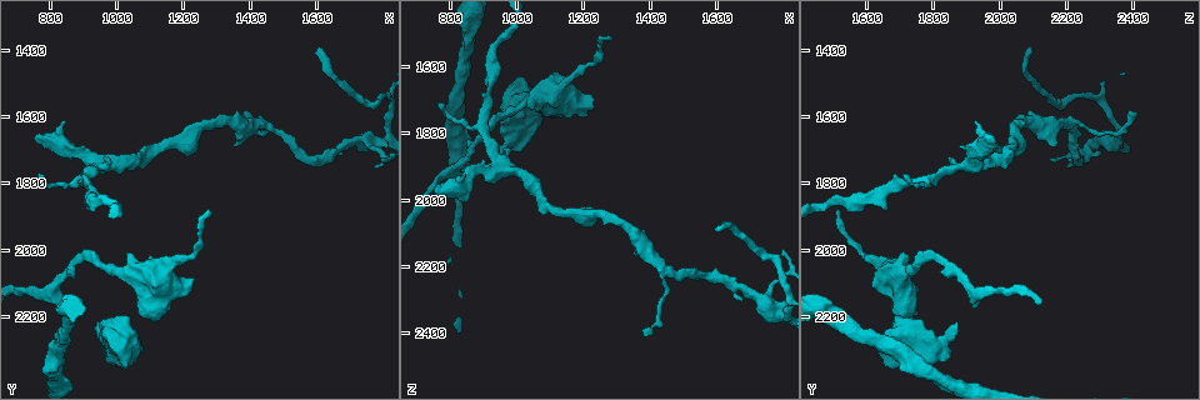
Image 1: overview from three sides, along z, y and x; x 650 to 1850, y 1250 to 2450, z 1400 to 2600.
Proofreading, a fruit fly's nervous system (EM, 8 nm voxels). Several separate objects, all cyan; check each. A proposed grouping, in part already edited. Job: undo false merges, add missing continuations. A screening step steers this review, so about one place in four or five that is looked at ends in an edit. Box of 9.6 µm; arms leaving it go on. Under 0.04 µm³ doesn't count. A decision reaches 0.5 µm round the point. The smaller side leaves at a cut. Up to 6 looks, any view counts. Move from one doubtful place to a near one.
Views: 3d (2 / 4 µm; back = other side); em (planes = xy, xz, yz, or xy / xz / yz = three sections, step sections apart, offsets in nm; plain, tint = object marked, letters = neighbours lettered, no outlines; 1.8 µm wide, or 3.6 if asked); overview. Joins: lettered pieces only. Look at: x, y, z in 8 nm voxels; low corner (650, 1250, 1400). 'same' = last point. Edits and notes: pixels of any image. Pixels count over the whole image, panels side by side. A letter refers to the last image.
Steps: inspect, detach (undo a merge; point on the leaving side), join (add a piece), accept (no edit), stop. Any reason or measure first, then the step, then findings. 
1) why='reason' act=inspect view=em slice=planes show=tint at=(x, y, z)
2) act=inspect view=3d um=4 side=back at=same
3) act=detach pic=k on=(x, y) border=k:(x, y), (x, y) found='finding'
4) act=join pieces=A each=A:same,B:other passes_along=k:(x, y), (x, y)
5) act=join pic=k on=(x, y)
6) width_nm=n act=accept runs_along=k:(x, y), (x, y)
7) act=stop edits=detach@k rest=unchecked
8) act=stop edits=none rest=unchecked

why='thin end' act=inspect view=em slice=xz step=4 show=tint at=(1600, 1390, 2080)

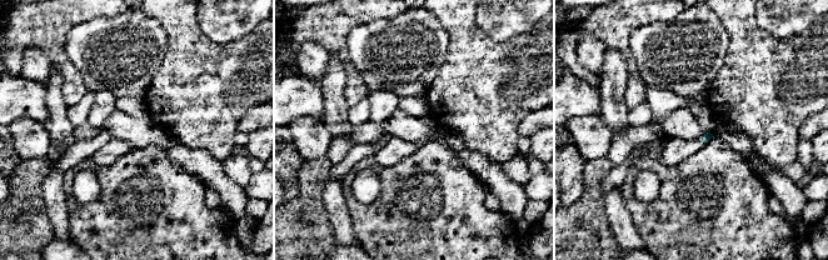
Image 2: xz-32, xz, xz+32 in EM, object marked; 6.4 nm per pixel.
act=inspect view=em slice=planes show=letters at=same

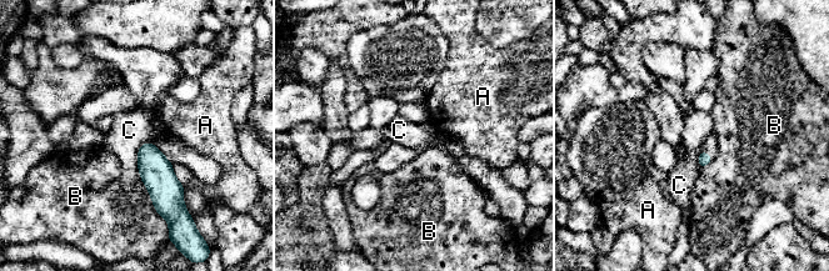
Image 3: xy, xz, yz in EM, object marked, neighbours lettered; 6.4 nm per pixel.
act=accept each=A:other,B:other,C:other border=3:(145, 141), (138, 152), (139, 177) found='no lettered piece goes on from it'

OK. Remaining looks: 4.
why='three arms meet' act=inspect view=3d um=4 at=(1730, 1670, 2300)

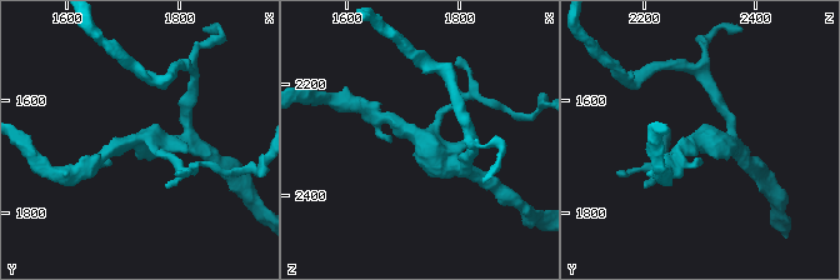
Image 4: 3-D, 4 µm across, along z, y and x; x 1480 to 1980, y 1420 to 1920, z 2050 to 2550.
arms=3 why='now the EM' act=inspect view=em slice=xy step=4 show=letters at=(1740, 1665, 2305)

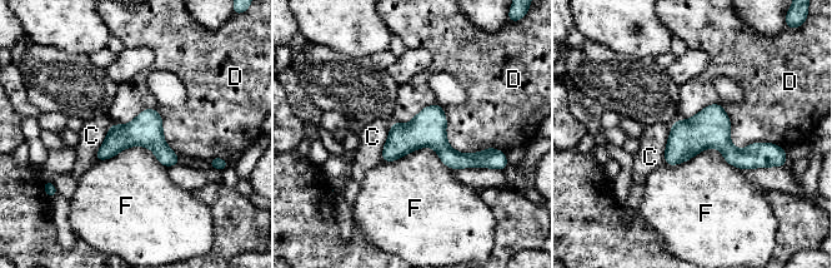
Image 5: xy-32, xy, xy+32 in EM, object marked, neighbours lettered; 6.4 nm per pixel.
longest_contact=F:500nm act=accept each=C:other,D:other,F:other found='one neuron here'

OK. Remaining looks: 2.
act=inspect view=em slice=planes show=tint at=(940, 2220, 1860)

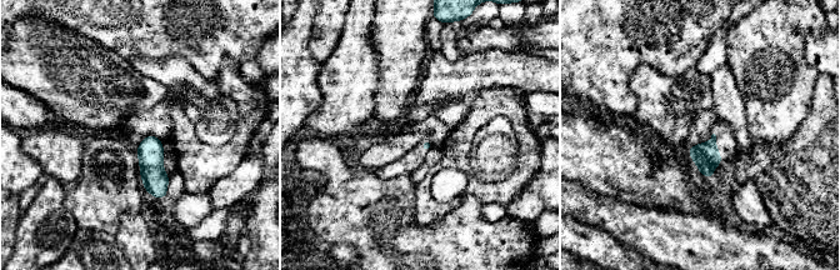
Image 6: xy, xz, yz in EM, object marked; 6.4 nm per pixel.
why='what lies round it' act=inspect view=em slice=planes show=letters at=same

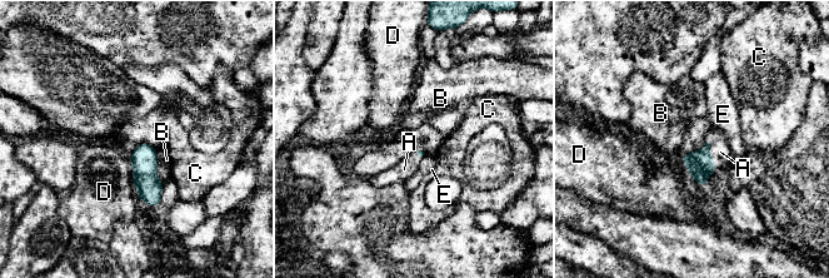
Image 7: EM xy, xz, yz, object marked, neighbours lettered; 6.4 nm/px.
longest_contact=D:240nm act=join pic=7 on=(720, 152) each=A:same,B:other,C:other,D:other,E:other passes_along=7:(699, 163), (709, 154), (720, 152) found='it goes on there'

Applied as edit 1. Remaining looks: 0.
act=stop edits=join@7 rest=unchecked

